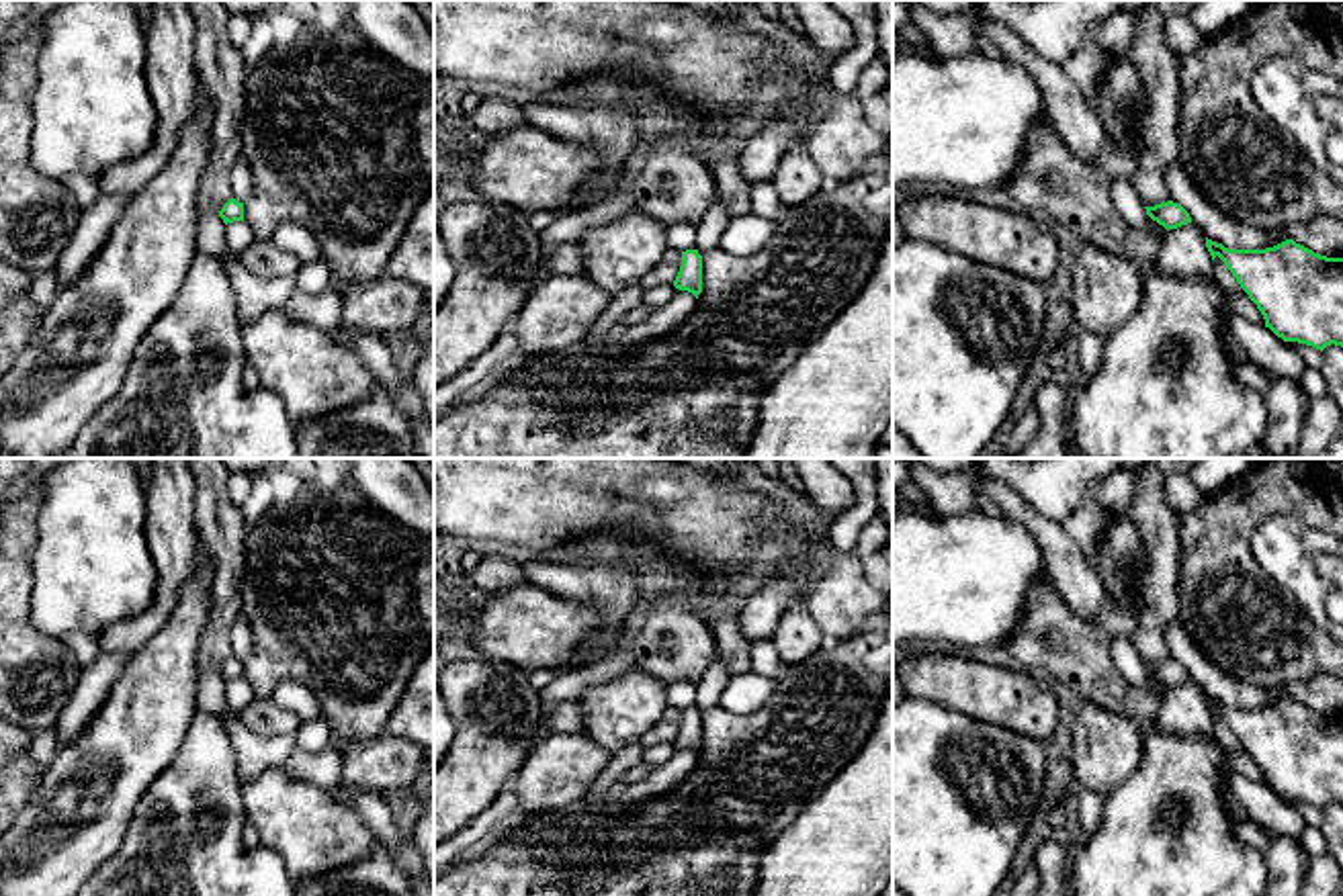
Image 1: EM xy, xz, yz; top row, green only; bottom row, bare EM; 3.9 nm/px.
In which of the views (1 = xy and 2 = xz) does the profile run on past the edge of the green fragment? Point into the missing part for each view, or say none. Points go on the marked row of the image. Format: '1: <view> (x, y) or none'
1: none
2: none

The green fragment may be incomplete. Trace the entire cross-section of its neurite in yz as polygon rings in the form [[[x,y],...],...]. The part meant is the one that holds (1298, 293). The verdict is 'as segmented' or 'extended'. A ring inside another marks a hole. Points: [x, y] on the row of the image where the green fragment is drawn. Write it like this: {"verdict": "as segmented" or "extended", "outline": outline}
{"verdict": "as segmented", "outline": [[[1206,237],[1241,288],[1284,342],[1343,348],[1343,258],[1327,258],[1286,239],[1265,250],[1228,250]]]}

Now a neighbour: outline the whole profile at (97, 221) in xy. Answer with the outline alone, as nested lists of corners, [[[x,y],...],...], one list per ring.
[[[100,194],[92,207],[82,211],[76,231],[53,266],[59,288],[72,286],[82,276],[104,245],[125,207],[125,194]]]

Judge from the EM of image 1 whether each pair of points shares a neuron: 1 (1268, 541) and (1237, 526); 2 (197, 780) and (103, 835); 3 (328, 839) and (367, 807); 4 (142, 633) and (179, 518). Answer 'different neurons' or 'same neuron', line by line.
1: different neurons
2: different neurons
3: different neurons
4: same neuron

